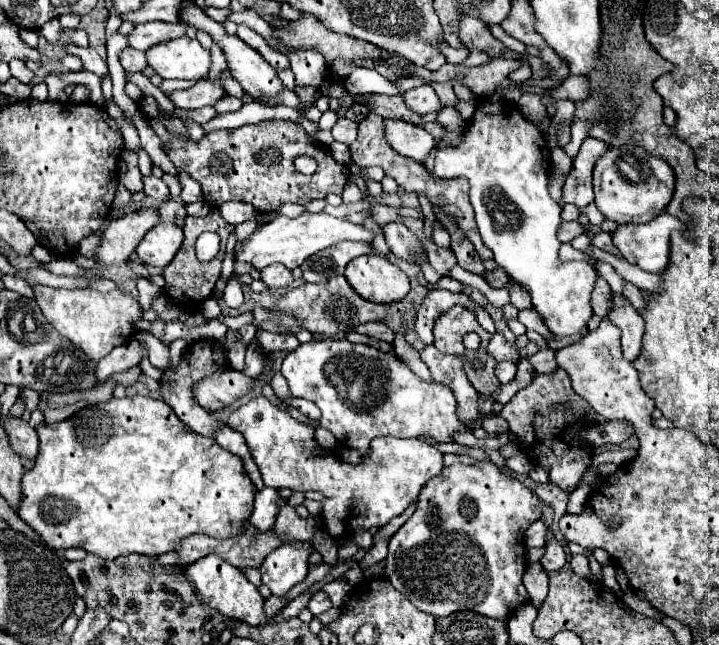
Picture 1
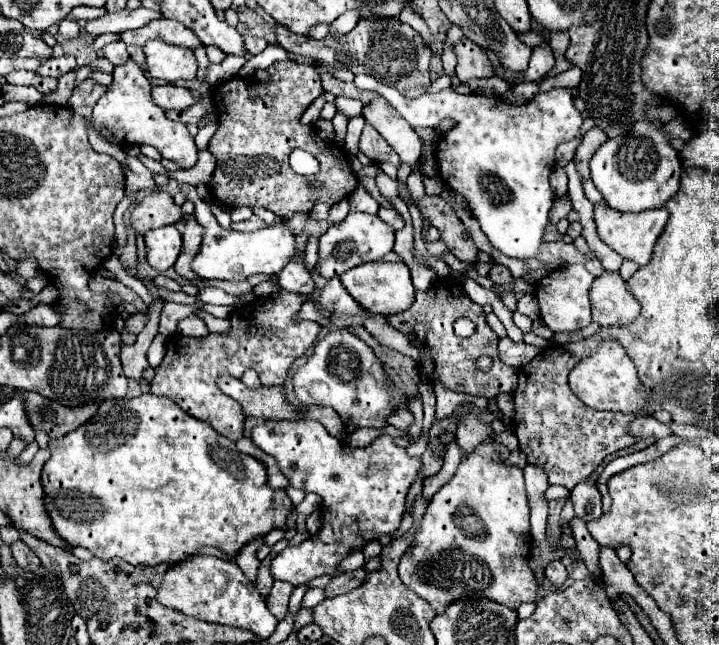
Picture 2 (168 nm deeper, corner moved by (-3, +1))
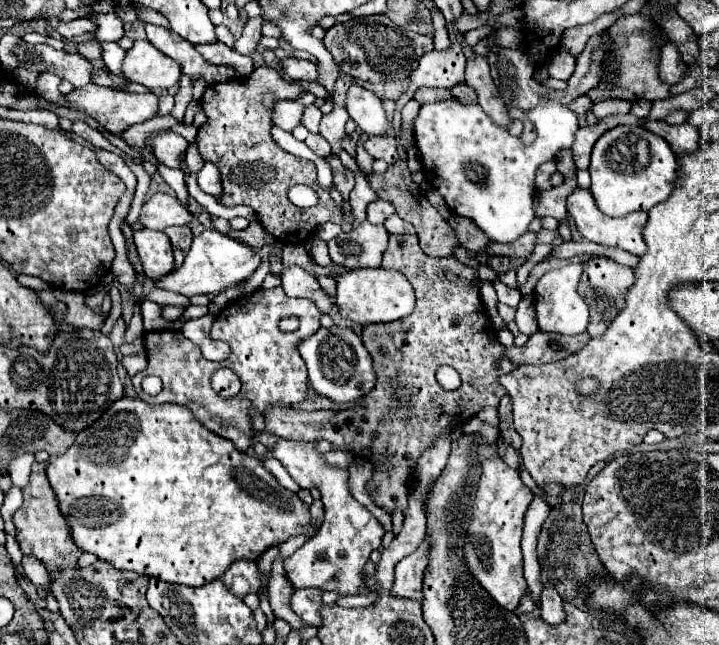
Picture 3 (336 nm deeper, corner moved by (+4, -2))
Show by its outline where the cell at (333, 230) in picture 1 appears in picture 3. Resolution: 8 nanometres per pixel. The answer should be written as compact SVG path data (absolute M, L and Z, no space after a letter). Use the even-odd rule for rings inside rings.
M205 230L203 234L193 238L193 244L185 256L185 262L169 272L167 276L155 280L155 286L161 290L171 290L183 294L187 298L197 294L217 294L229 286L237 286L245 282L261 264L261 252L253 250L217 230Z

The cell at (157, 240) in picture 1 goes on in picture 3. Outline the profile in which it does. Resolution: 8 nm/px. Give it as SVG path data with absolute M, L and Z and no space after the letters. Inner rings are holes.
M141 228L133 232L133 238L147 278L157 280L173 270L173 250L163 232Z

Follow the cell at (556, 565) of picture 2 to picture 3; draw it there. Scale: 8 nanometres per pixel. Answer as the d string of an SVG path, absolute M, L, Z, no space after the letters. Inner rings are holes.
M543 588L541 594L541 618L547 624L561 624L565 620L563 600L555 588Z

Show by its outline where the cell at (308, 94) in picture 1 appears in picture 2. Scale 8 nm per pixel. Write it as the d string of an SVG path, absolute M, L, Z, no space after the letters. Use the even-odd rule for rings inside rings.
M280 61L268 71L272 81L264 85L242 77L232 77L212 87L215 106L237 106L219 107L218 131L208 143L208 151L216 157L218 165L208 181L208 189L216 197L214 201L222 203L224 207L264 207L282 219L292 217L296 211L308 213L318 201L328 205L342 201L358 185L358 177L348 165L346 151L322 141L314 127L300 123L302 113L324 91L316 65ZM258 87L266 89L266 99L252 99ZM296 147L310 151L320 161L318 175L304 177L292 171L288 165L288 155Z

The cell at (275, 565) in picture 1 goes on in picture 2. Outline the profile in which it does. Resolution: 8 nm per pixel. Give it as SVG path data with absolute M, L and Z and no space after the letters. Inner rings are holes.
M264 419L260 425L252 429L252 441L276 459L282 475L290 481L292 487L302 489L306 493L318 493L322 497L322 507L326 509L322 529L312 539L306 539L304 543L294 547L288 545L270 561L272 579L288 581L292 585L308 583L320 575L336 575L338 563L352 549L362 549L368 541L384 533L394 533L406 511L406 493L422 469L422 461L418 457L408 455L404 447L398 447L390 435L380 435L372 445L364 449L354 449L342 445L324 429L322 423L312 419Z

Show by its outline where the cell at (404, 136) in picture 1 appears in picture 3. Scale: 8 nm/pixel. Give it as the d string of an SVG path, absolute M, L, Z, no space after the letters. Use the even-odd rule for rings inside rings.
M353 84L345 96L345 108L363 132L367 132L371 136L387 136L389 134L391 124L387 122L381 100L373 92Z

